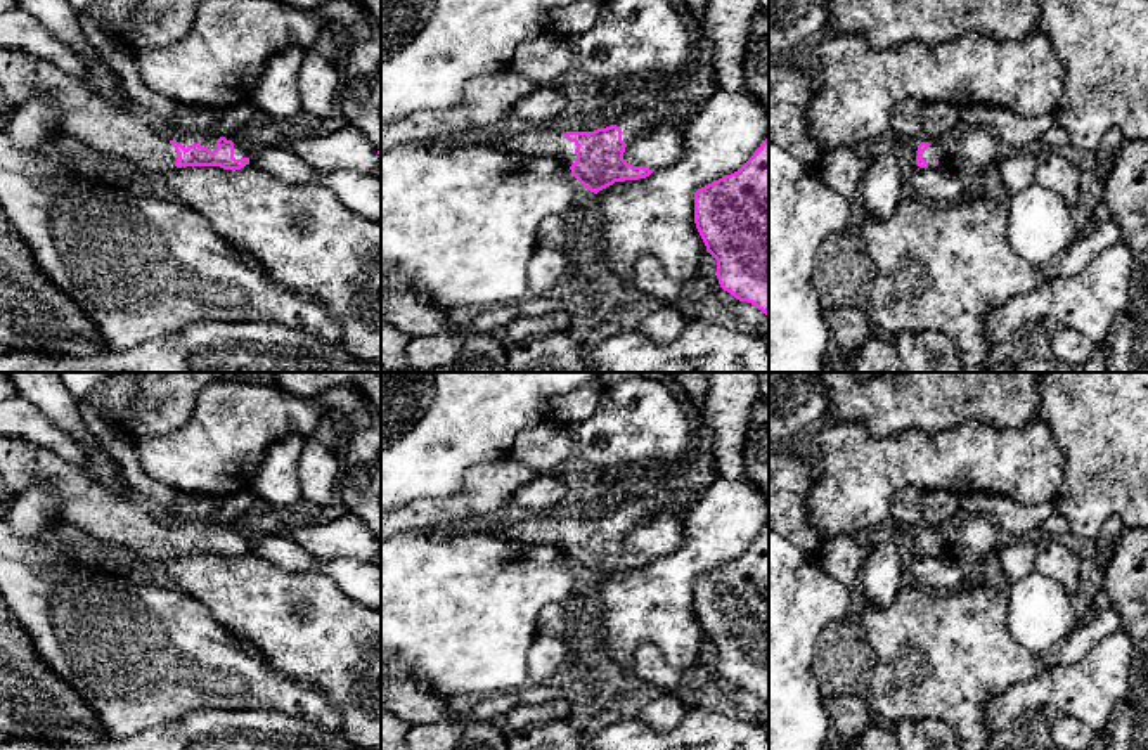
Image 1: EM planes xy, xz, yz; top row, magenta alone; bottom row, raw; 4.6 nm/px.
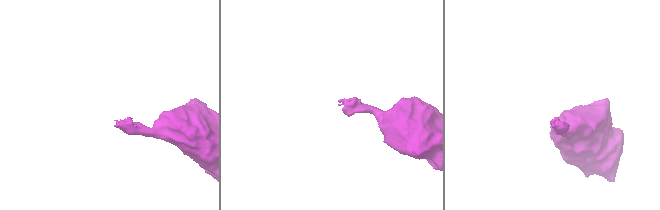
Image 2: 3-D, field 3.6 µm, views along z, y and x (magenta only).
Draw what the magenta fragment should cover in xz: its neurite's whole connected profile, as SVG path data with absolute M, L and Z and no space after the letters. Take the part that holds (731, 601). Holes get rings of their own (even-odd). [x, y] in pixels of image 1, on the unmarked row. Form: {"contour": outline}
{"contour": "M769 523L738 559L698 577L693 587L694 611L717 648L720 676L769 705Z"}

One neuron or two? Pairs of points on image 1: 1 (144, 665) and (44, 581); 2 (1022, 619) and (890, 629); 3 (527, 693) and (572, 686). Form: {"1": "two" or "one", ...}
{"1": "one", "2": "two", "3": "one"}

